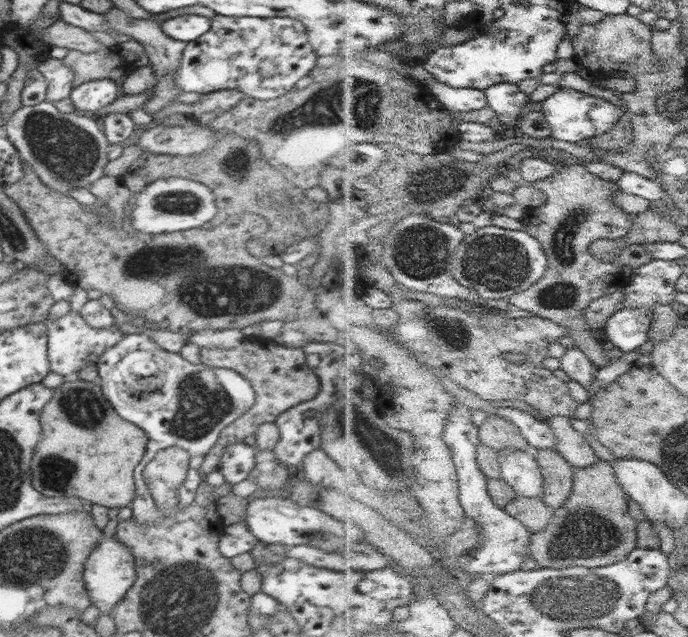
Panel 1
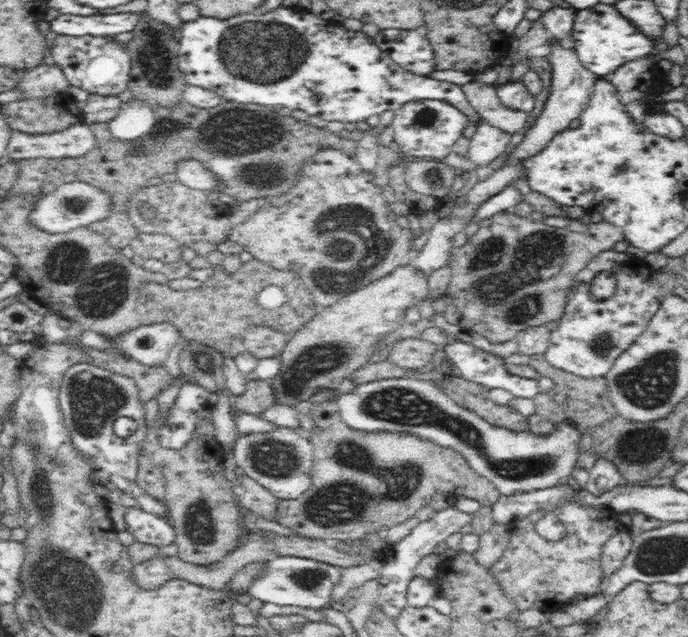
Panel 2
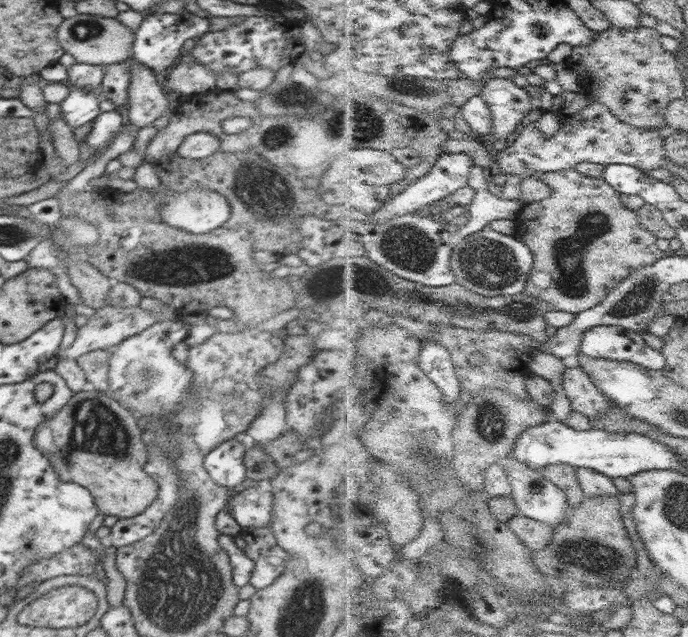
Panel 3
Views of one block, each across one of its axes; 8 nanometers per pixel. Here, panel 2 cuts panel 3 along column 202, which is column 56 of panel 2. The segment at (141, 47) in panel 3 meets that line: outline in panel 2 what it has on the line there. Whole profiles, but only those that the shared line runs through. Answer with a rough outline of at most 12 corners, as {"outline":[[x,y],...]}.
{"outline":[[140,13],[60,14],[49,30],[68,36],[132,31]]}

